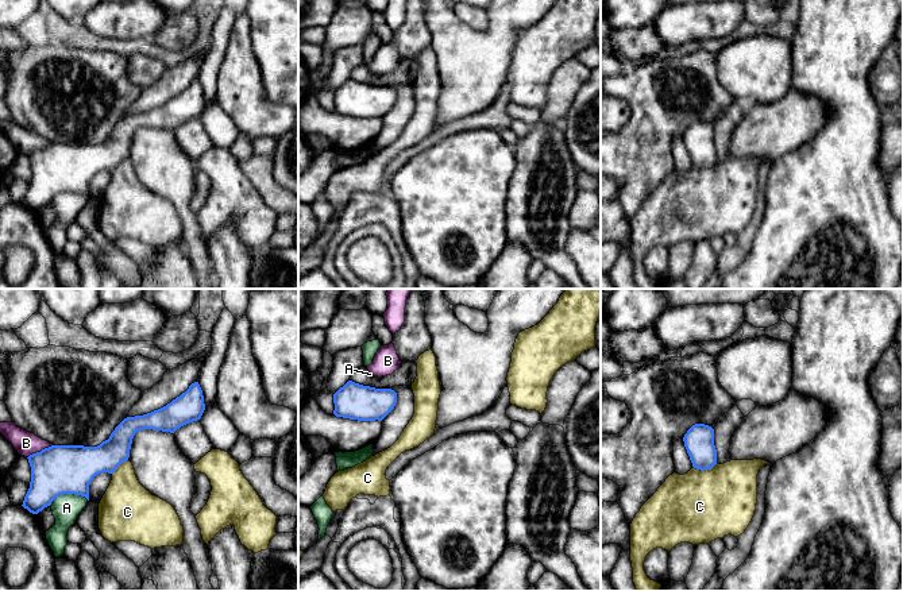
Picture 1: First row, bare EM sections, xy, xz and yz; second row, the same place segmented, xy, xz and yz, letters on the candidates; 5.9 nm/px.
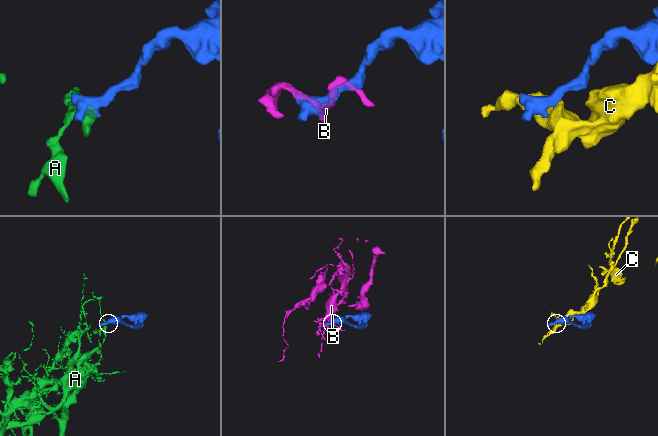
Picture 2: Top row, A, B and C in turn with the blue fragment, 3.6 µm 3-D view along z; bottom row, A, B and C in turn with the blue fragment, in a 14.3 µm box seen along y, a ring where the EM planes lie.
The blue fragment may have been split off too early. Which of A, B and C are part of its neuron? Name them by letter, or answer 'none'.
none

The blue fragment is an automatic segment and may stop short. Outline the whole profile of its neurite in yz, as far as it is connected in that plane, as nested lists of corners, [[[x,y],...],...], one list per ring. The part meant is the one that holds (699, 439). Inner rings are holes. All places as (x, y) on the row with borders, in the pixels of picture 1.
[[[705,424],[692,425],[683,437],[692,467],[701,471],[717,464],[714,429]]]

